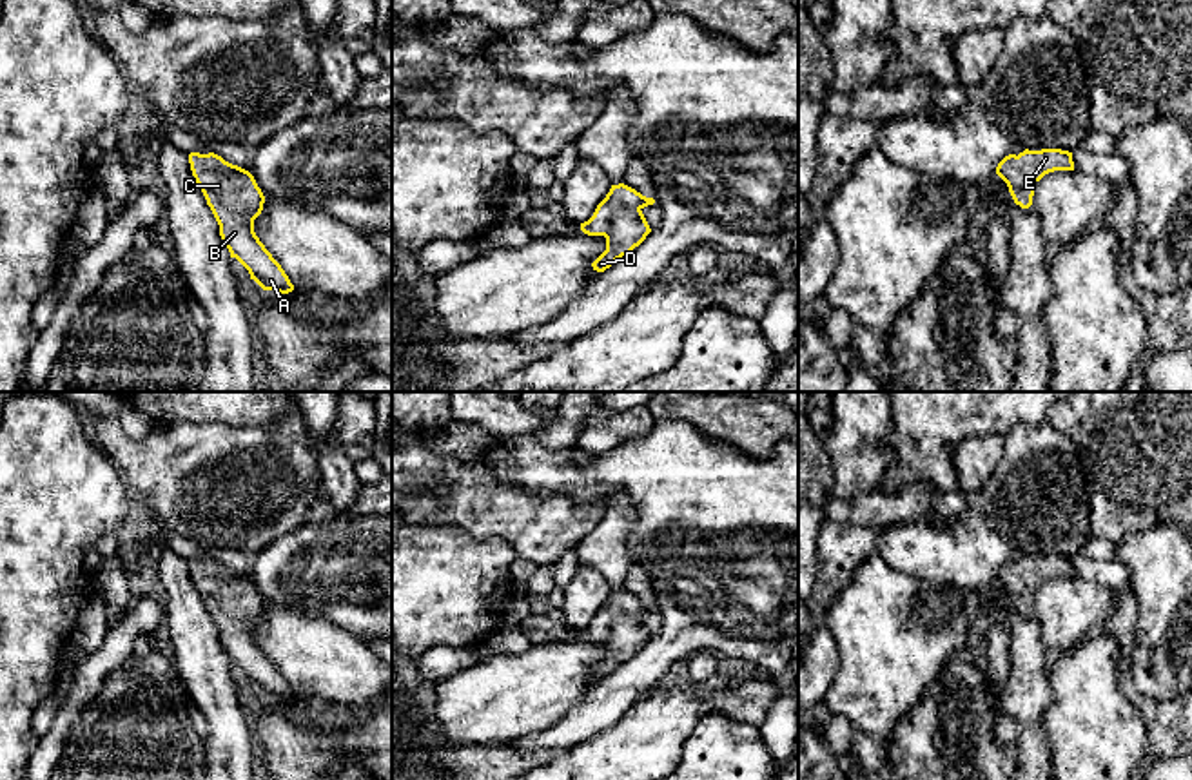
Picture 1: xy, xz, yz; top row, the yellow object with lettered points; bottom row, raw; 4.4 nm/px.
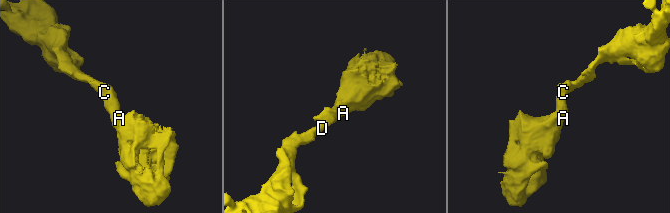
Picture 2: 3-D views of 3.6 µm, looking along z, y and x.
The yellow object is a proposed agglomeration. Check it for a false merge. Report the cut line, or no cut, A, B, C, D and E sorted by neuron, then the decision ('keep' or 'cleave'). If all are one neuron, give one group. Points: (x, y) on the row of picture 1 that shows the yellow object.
no cut | A B C D E | keep

